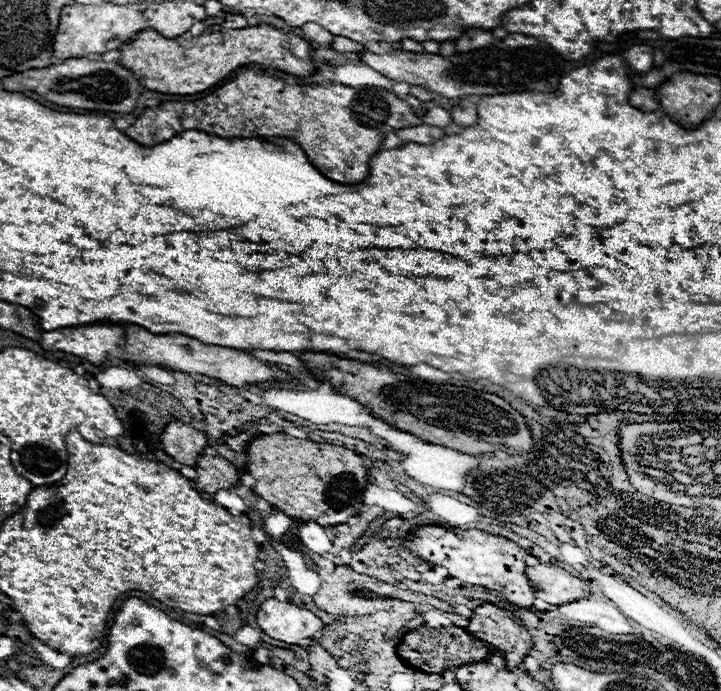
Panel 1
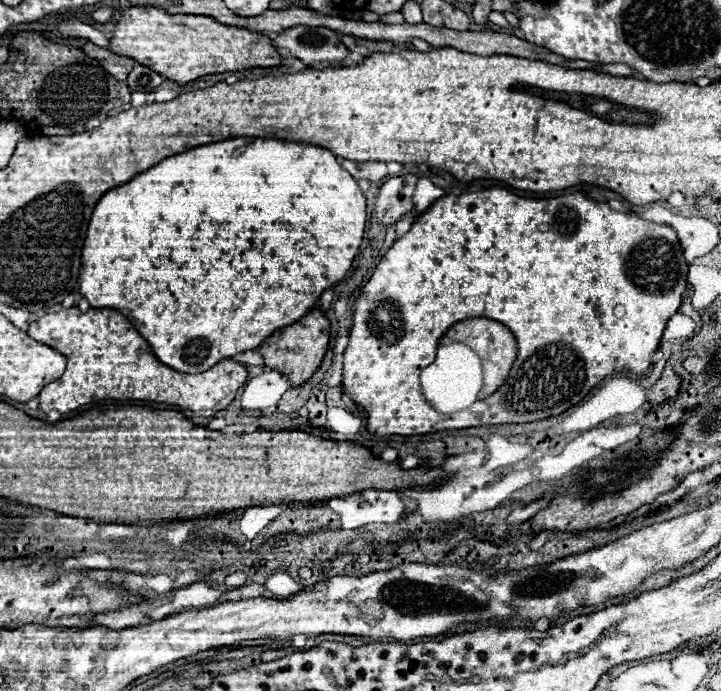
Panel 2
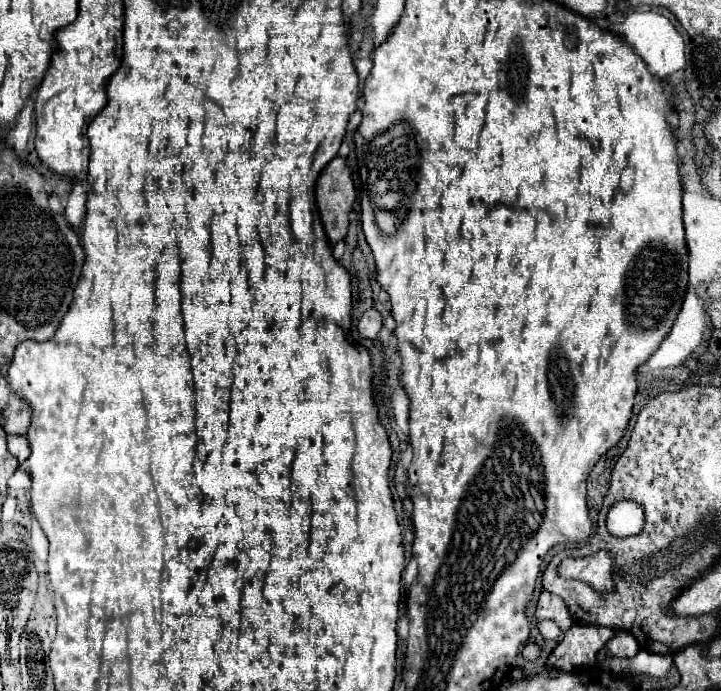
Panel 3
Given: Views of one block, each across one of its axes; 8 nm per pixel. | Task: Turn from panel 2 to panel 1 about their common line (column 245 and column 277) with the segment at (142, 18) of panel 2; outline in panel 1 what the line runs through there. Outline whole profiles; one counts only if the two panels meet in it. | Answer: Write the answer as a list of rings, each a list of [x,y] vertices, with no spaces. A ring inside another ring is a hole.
[[[248,26],[238,30],[212,28],[192,40],[170,40],[160,36],[156,30],[144,30],[140,36],[122,46],[120,62],[140,78],[140,84],[148,90],[164,94],[196,94],[216,82],[242,64],[262,64],[296,76],[310,76],[316,72],[312,64],[312,46],[296,36],[294,32],[284,32],[274,26]],[[266,58],[266,60],[248,60]]]

